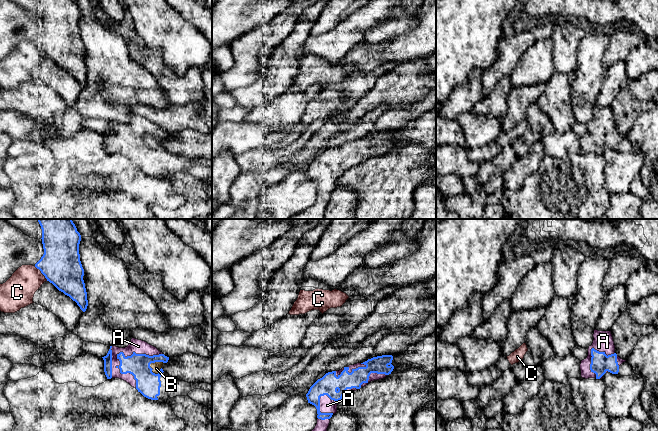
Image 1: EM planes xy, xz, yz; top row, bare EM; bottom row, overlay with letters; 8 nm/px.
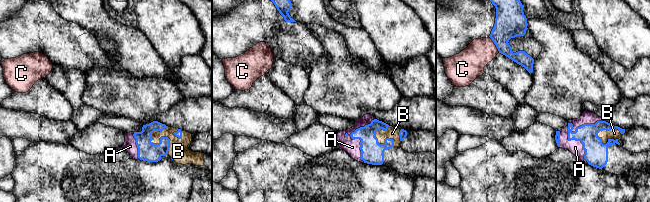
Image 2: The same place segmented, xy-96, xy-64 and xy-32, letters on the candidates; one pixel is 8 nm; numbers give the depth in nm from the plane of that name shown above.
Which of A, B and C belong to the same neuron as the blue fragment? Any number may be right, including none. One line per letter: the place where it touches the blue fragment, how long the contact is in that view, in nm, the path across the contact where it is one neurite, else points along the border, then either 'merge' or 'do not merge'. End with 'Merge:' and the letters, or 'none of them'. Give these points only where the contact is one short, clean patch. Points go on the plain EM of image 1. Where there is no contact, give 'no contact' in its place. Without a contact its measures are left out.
A: xy (133, 128) | 400 nm | merge
B: xy (153, 138) | 130 nm | across xy (148, 159), (148, 145), (153, 138), (156, 142) | merge
C: xy (41, 48) | 160 nm | do not merge
Merge: A, B

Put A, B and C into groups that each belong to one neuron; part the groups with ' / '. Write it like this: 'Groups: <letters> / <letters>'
Groups: A B / C

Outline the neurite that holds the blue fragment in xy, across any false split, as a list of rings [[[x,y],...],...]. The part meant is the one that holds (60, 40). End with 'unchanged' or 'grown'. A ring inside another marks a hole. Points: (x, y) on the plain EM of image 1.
[[[40,0],[44,30],[35,40],[47,57],[69,72],[85,88],[88,82],[87,68],[83,56],[84,45],[80,37],[79,20],[81,11],[75,0]]]; unchanged

